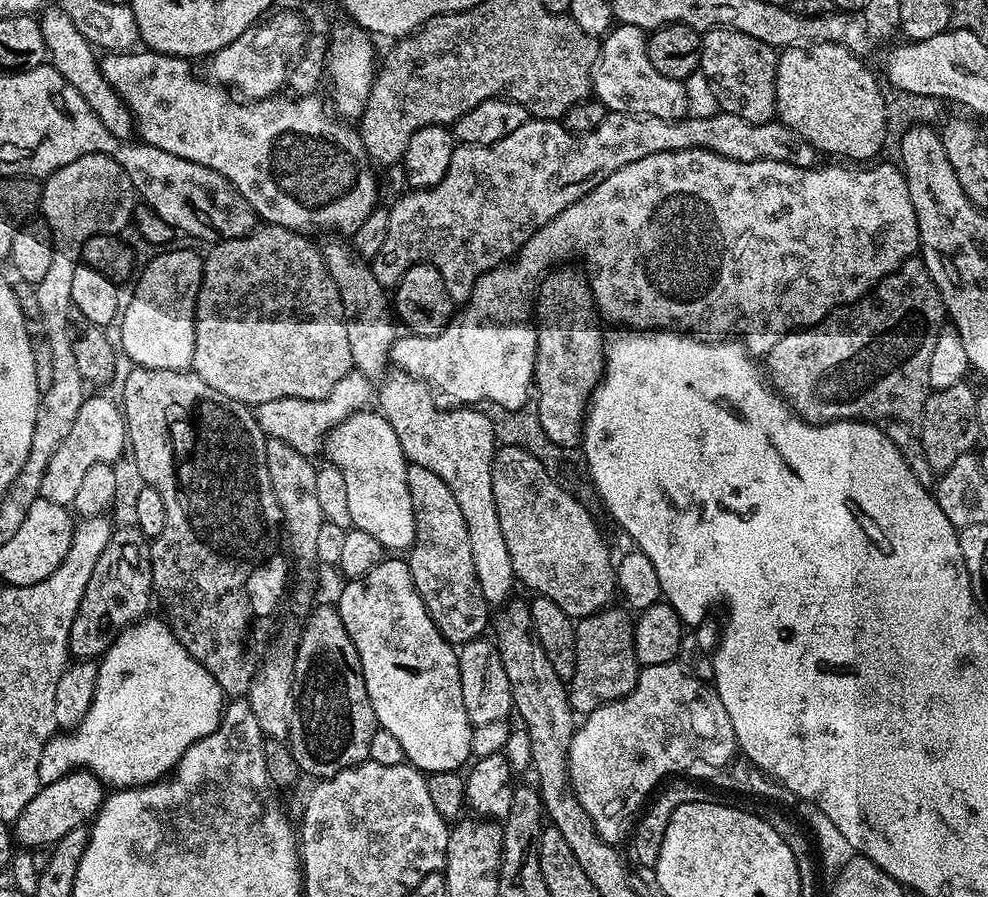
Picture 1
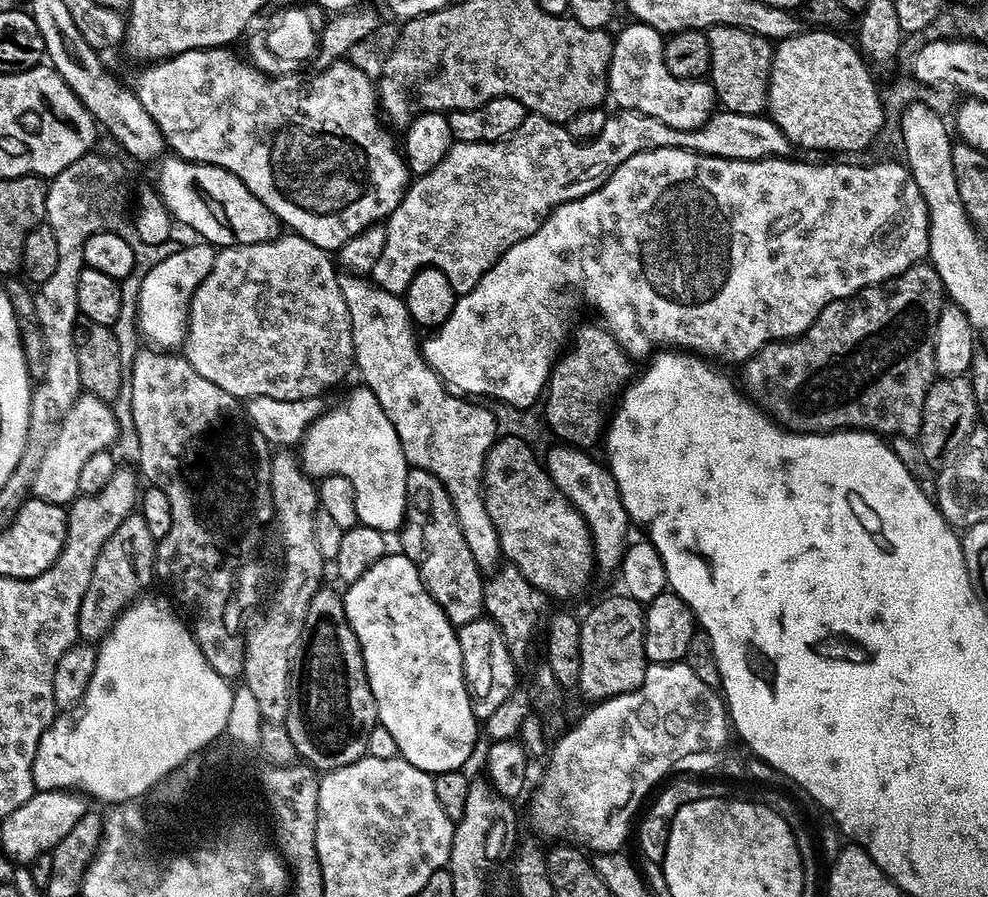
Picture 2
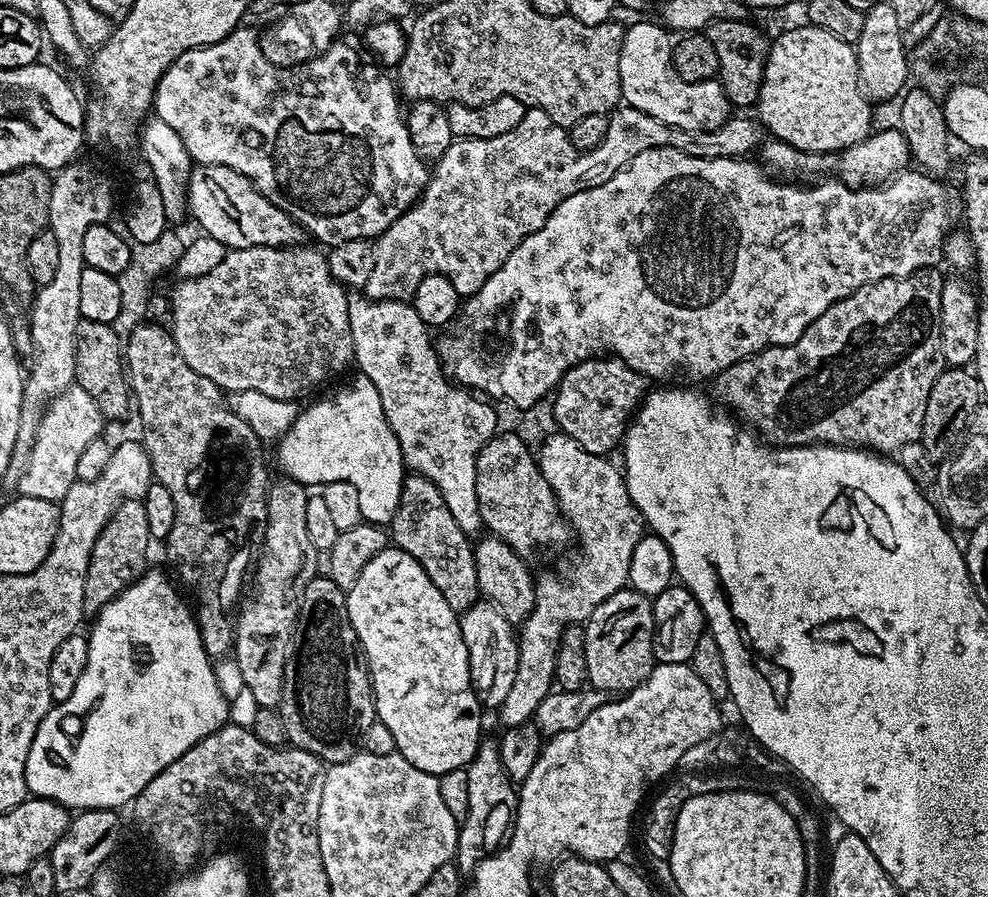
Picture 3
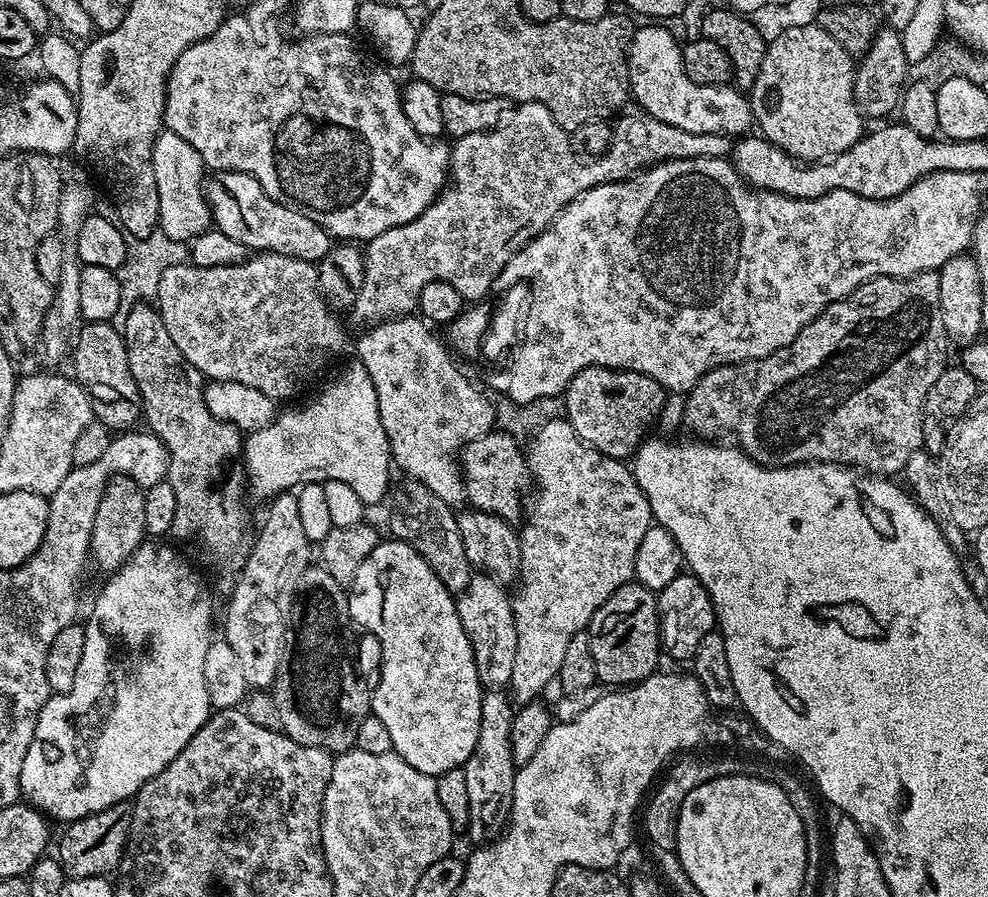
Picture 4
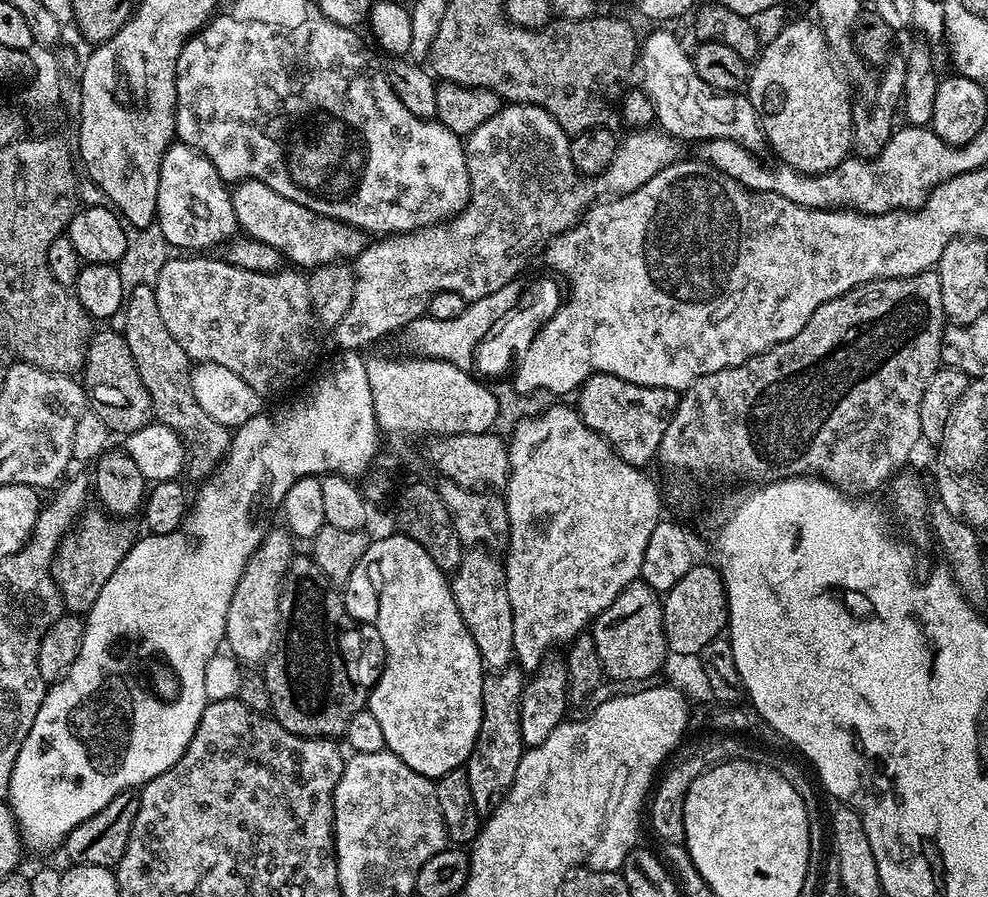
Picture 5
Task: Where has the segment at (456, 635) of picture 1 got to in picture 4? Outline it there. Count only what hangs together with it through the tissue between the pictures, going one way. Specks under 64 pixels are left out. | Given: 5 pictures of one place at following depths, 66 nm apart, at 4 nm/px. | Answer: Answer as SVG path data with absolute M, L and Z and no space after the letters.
M405 479L403 483L393 491L392 500L393 516L388 520L388 528L393 537L404 540L438 574L438 582L446 586L446 590L453 594L459 594L466 590L470 578L474 575L472 563L466 558L466 550L462 546L462 534L458 530L456 521L457 513L438 494L431 493L422 482Z

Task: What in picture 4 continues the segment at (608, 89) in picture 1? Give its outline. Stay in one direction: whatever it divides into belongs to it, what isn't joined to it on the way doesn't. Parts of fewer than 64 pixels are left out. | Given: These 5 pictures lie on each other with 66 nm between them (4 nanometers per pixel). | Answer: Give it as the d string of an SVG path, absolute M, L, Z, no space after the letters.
M648 22L644 25L637 27L628 47L628 87L631 99L637 100L647 115L658 118L670 126L678 126L678 130L690 130L690 134L722 134L733 138L745 135L754 124L749 97L735 86L699 84L691 80L682 62L681 41L678 42L672 37L670 29L659 28L659 23Z

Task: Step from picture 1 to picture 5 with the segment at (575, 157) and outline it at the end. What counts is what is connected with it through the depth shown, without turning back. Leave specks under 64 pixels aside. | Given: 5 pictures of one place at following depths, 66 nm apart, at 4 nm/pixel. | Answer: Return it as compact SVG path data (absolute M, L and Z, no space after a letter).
M505 103L484 125L478 126L466 137L464 157L472 187L468 205L447 222L418 228L414 232L385 235L377 239L380 240L377 244L369 243L362 254L356 256L354 302L350 302L350 310L346 310L342 319L336 321L335 347L340 350L364 350L379 336L399 333L410 322L427 313L430 298L439 292L461 292L468 300L482 298L480 292L484 292L484 272L488 272L488 268L492 268L492 272L500 272L500 280L516 268L516 264L512 264L512 252L504 256L504 248L512 248L512 232L516 232L516 248L520 248L520 252L528 248L531 257L535 257L537 252L532 249L532 244L536 244L536 240L549 244L555 236L573 228L578 217L601 198L615 198L638 190L638 186L650 182L654 174L666 170L666 166L685 155L685 141L668 135L659 127L645 126L625 133L604 172L596 176L581 176L568 156L569 137L549 112L533 104Z

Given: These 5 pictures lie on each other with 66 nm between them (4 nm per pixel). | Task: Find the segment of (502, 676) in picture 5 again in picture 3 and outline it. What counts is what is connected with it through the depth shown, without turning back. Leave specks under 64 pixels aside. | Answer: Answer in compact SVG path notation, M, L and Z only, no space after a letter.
M481 743L480 749L468 763L467 770L470 782L470 810L466 810L466 818L460 824L454 863L461 873L471 874L478 862L485 860L505 843L514 823L518 792L502 766L500 750L495 743Z

